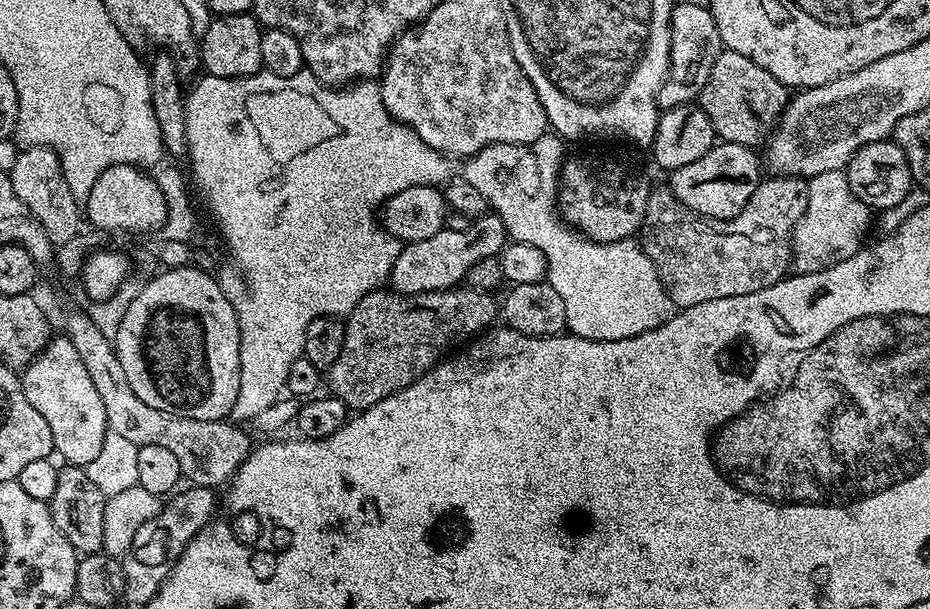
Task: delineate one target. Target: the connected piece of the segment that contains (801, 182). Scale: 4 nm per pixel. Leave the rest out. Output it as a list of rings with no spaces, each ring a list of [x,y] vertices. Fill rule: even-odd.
[[[779,174],[771,178],[773,180],[761,179],[743,210],[729,220],[700,216],[694,210],[682,206],[682,202],[674,198],[671,187],[653,187],[649,191],[638,243],[654,262],[666,294],[677,309],[698,306],[698,302],[710,302],[714,298],[754,294],[766,286],[774,286],[789,275],[792,263],[792,231],[796,229],[806,210],[808,180]]]

